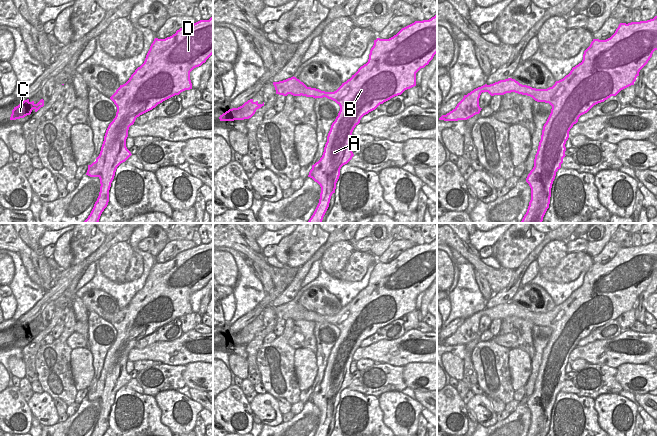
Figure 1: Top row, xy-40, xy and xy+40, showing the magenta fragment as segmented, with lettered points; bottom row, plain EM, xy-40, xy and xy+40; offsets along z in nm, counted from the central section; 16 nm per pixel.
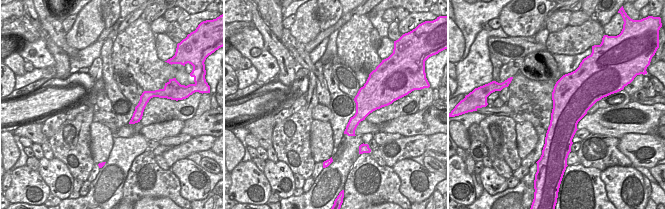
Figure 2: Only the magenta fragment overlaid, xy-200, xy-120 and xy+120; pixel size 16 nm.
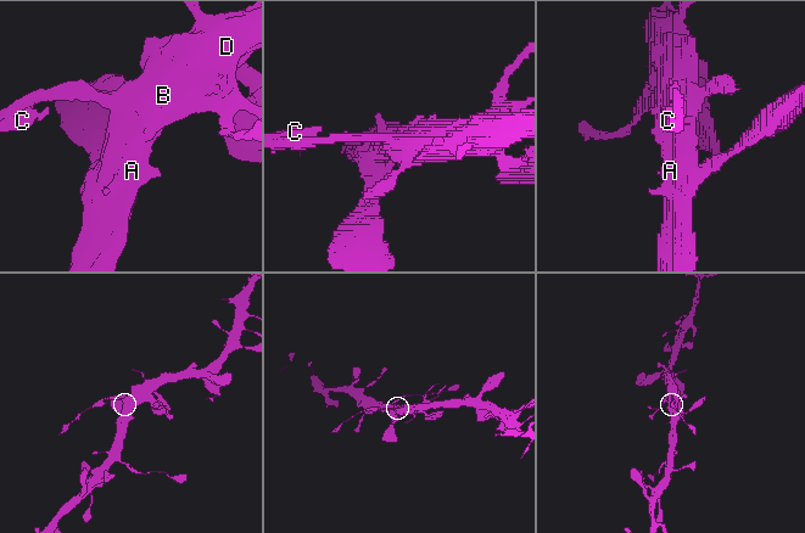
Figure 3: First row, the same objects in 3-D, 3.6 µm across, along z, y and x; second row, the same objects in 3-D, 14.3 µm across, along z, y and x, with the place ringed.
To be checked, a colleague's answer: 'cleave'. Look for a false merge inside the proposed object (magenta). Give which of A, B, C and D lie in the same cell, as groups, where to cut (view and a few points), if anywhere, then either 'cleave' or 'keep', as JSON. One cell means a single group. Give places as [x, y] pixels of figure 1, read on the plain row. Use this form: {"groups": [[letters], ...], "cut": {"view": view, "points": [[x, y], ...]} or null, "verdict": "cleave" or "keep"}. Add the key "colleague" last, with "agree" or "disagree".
{"groups": [["A", "B", "D"], ["C"]], "cut": {"view": "xy", "points": [[299, 305], [305, 319]]}, "verdict": "cleave", "colleague": "agree"}

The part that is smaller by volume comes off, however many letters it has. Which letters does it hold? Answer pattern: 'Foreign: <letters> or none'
Foreign: C

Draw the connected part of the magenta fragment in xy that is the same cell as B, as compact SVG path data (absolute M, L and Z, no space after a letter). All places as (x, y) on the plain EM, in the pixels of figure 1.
M437 238L429 244L415 245L402 252L389 263L377 262L370 274L369 283L361 290L350 303L334 316L325 316L316 312L307 311L299 306L306 321L326 321L340 330L340 335L332 347L327 360L322 381L312 389L308 401L312 402L321 411L319 427L314 436L326 436L330 423L335 417L336 407L340 400L340 393L354 380L350 365L354 352L361 342L375 334L380 328L391 322L401 319L405 314L416 310L416 297L424 292L437 277Z

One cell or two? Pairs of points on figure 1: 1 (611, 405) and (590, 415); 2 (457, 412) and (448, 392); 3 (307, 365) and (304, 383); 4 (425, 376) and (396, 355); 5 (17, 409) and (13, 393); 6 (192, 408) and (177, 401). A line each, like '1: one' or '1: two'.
1: two
2: one
3: one
4: two
5: one
6: one

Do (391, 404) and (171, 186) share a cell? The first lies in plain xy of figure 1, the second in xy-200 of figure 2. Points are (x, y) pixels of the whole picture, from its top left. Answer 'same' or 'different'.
different

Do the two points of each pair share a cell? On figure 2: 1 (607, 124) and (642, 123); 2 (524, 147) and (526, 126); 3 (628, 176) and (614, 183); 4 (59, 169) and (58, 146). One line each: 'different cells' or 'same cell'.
1: same cell
2: same cell
3: same cell
4: different cells

